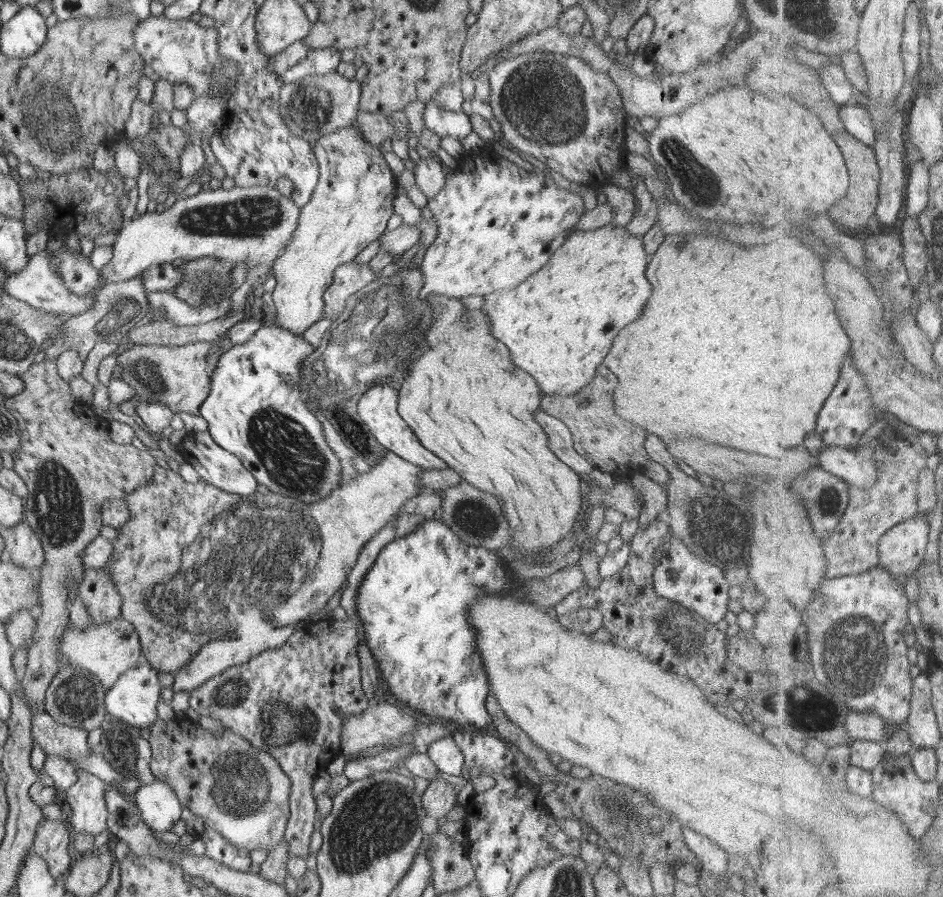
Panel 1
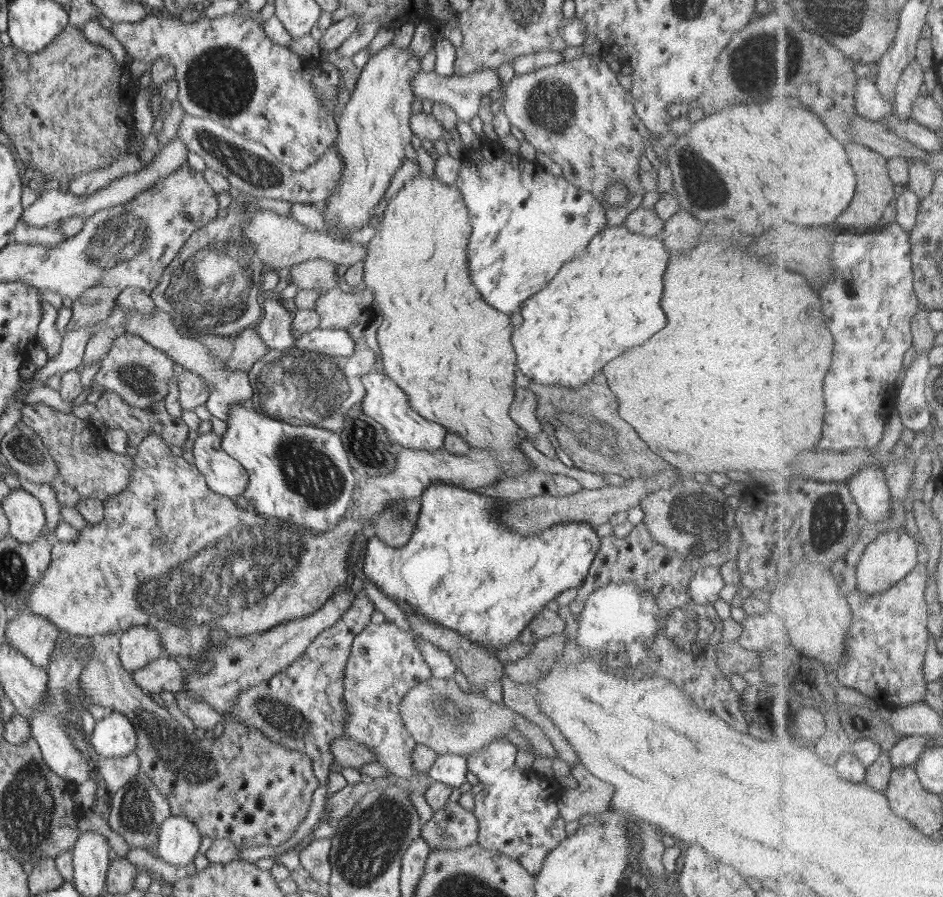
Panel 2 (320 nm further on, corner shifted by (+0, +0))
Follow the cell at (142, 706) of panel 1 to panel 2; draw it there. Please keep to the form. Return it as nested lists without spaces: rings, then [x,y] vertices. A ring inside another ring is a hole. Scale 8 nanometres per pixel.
[[[108,711],[105,717],[95,722],[94,730],[91,734],[92,752],[99,757],[108,756],[128,756],[137,747],[137,734],[130,719],[121,712]]]

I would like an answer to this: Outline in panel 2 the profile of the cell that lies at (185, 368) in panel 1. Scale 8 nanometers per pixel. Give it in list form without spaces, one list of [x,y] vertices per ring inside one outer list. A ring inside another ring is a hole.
[[[124,332],[113,341],[110,350],[102,357],[101,367],[93,376],[93,383],[119,394],[130,406],[145,409],[154,401],[163,401],[168,394],[168,381],[174,372],[175,362],[141,336]]]

